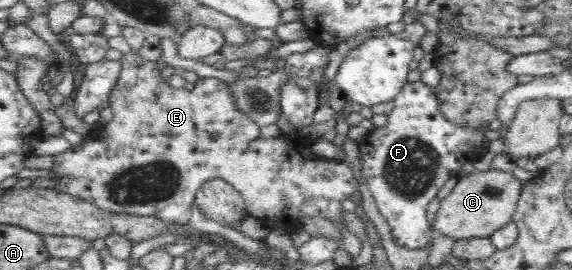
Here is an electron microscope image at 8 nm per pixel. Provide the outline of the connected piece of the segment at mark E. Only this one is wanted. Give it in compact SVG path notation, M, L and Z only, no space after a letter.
M130 51L129 53L123 53L121 61L121 74L119 74L119 80L113 88L113 92L109 94L109 100L107 104L112 108L113 119L105 126L101 128L101 132L97 132L97 136L93 136L93 139L86 138L86 141L82 146L72 146L62 152L61 154L54 156L54 163L52 166L53 172L55 172L57 184L54 186L54 190L62 192L63 194L70 194L75 198L86 200L91 204L94 204L101 210L107 212L122 212L123 214L133 214L137 216L157 217L163 222L187 224L190 216L191 209L196 199L197 191L201 188L204 182L211 179L221 177L221 179L227 181L233 185L237 191L243 196L245 201L246 216L255 217L265 223L271 229L287 229L291 234L299 231L302 228L302 223L299 221L301 216L310 217L322 217L327 218L331 222L339 221L343 223L341 218L341 202L346 198L350 199L351 195L357 191L358 181L353 175L353 170L349 167L348 162L343 162L337 159L325 159L320 158L310 149L310 145L314 138L310 136L303 136L299 133L295 136L286 136L285 134L279 134L279 136L271 138L261 138L260 127L252 120L251 117L245 115L243 111L237 109L237 103L235 103L235 97L231 95L229 87L225 85L225 81L214 77L200 77L195 83L192 90L189 89L174 89L169 85L167 80L164 80L159 74L161 70L157 69L156 62L149 62L137 52Z

